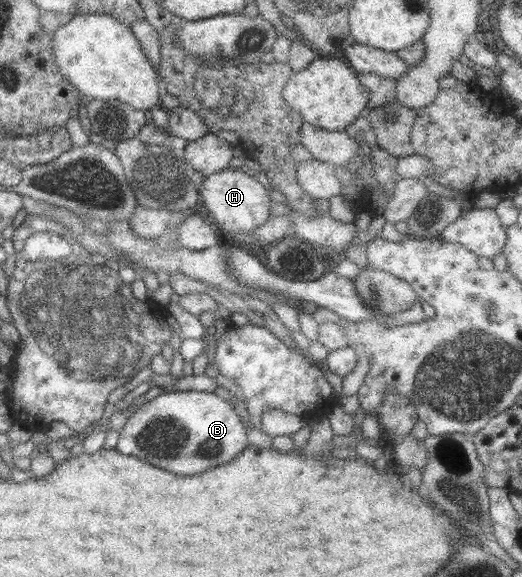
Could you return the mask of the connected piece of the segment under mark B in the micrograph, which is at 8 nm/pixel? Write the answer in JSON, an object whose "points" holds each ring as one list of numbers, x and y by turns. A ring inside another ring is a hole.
{"points":[[170,391,144,404,136,413,130,414,127,425,121,431,121,441,117,449,125,455,140,457,151,465,180,476,200,476,216,467,237,461,252,445,245,419,240,417,239,412,239,405,222,399,218,393]]}

